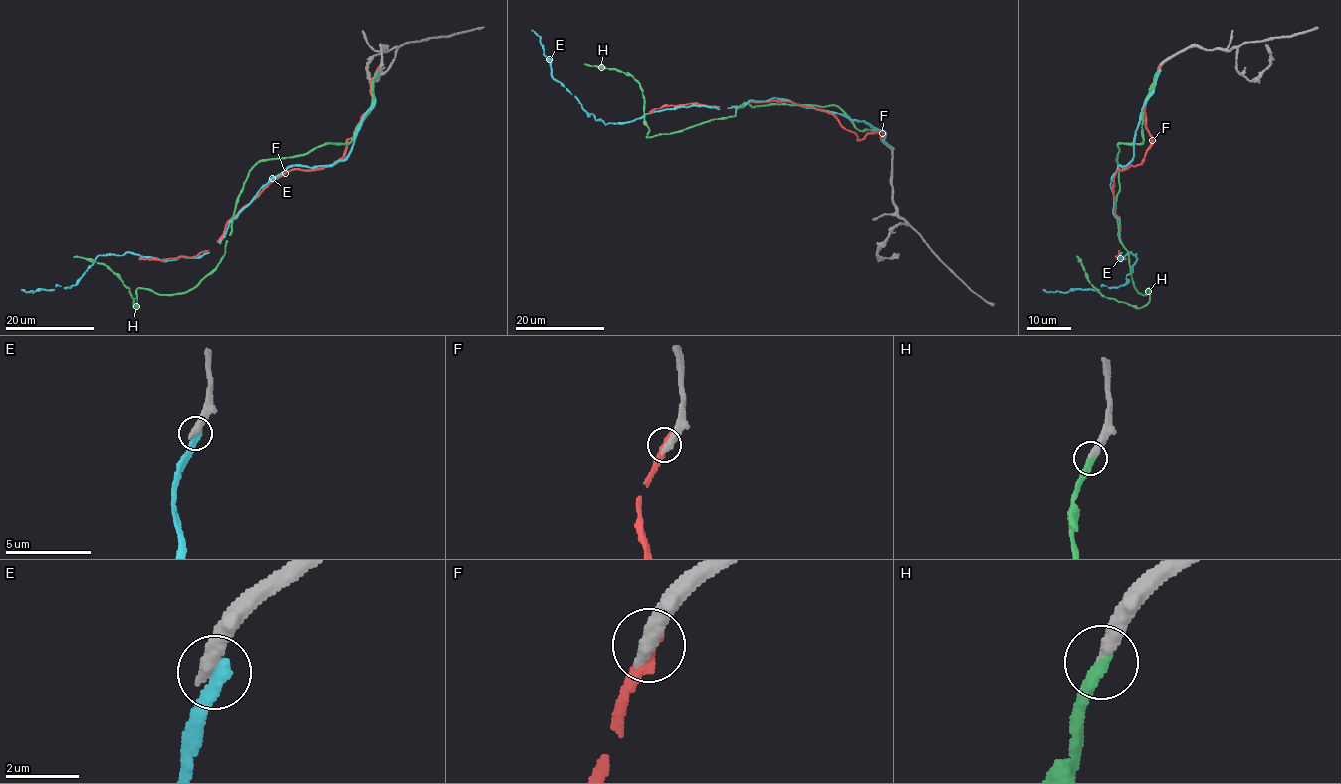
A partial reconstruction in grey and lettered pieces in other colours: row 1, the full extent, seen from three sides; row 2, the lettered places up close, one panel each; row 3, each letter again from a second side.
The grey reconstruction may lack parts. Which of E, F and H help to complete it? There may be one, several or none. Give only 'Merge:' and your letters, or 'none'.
Merge: H

